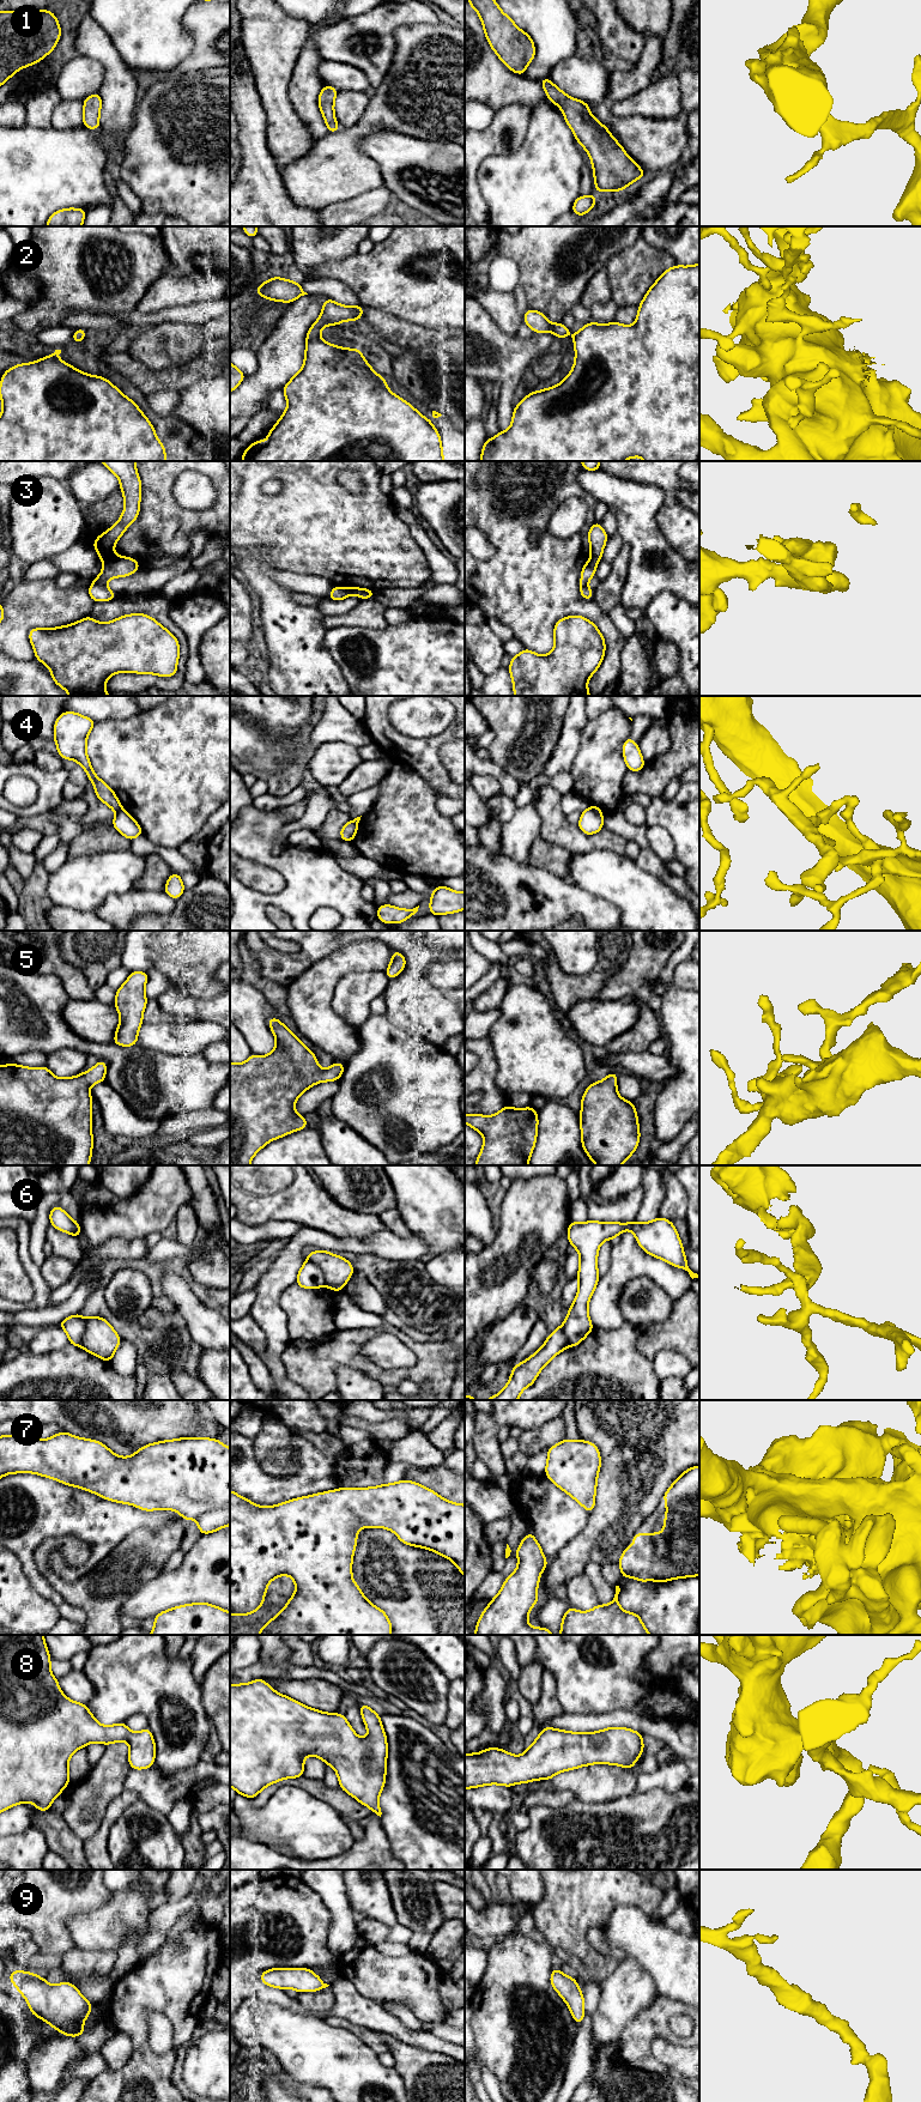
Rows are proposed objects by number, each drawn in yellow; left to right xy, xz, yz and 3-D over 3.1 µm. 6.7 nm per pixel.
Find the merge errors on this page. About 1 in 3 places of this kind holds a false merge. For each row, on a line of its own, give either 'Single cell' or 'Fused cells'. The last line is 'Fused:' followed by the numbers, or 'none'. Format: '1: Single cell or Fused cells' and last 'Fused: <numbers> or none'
1: Single cell
2: Single cell
3: Fused cells
4: Fused cells
5: Single cell
6: Fused cells
7: Single cell
8: Single cell
9: Single cell
Fused: 3, 4, 6

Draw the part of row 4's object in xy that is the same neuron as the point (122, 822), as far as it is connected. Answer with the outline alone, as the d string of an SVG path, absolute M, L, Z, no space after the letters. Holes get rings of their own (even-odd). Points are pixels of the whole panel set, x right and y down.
M123 808L116 812L111 824L122 836L131 841L140 835L144 835L137 820Z

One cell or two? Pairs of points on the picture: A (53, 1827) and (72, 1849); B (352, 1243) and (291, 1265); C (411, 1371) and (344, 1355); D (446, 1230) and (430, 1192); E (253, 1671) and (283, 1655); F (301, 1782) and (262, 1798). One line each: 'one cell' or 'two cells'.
A: one cell
B: one cell
C: one cell
D: one cell
E: two cells
F: one cell

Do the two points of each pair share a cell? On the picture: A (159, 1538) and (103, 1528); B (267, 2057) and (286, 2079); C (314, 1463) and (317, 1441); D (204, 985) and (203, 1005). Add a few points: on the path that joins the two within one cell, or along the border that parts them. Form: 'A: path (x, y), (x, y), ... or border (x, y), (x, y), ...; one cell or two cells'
A: border (159, 1526), (140, 1527), (131, 1532), (110, 1551); two cells
B: path (272, 2063), (282, 2073); one cell
C: border (291, 1434), (303, 1436), (328, 1455), (344, 1447); two cells
D: border (179, 985), (192, 997), (217, 997); two cells

